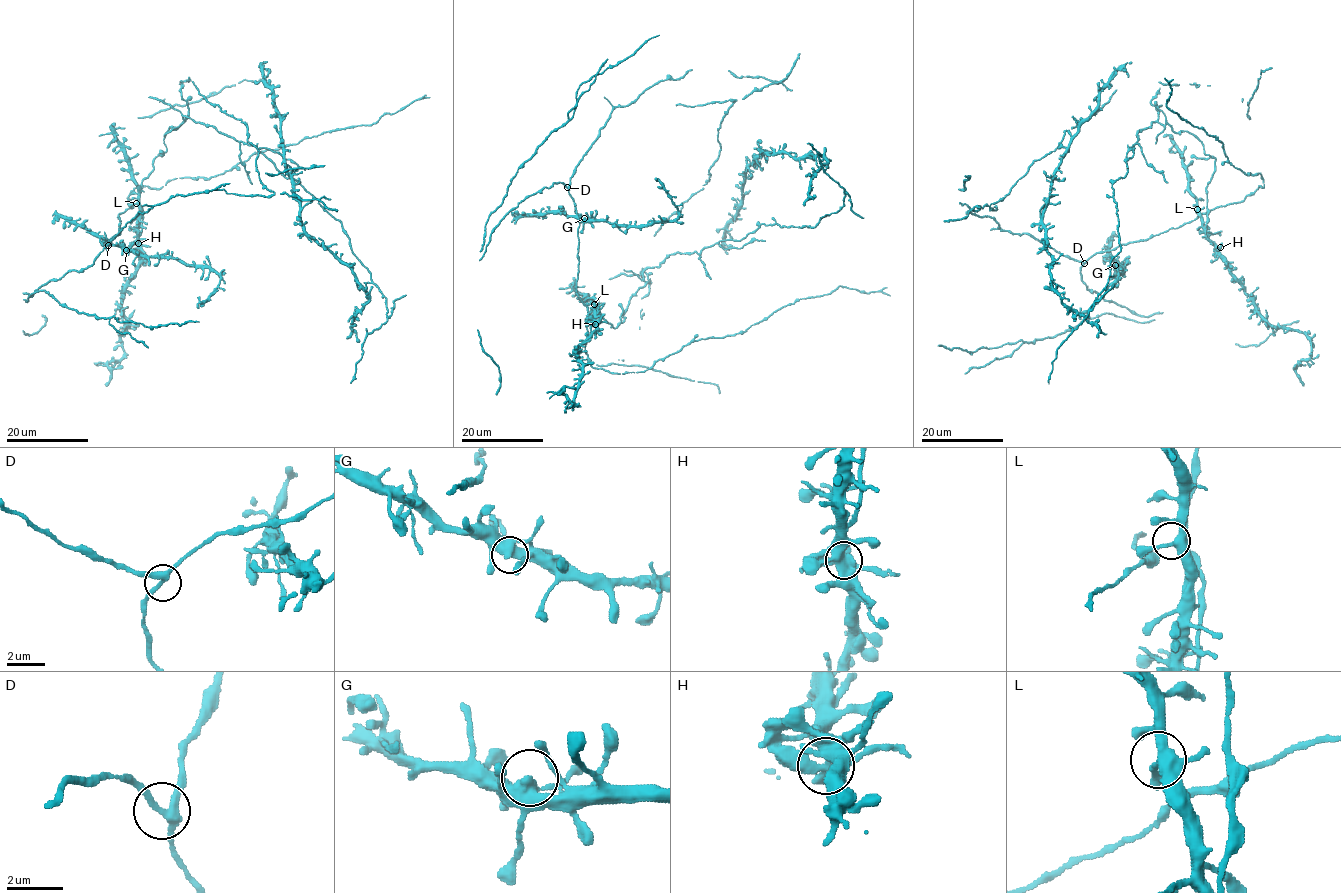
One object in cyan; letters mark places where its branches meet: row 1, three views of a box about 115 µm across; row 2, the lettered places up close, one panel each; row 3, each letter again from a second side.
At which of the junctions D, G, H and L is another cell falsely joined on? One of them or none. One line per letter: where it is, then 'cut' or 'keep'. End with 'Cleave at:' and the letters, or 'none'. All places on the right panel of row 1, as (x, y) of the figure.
D: (1084, 263) | keep
G: (1115, 265) | keep
H: (1220, 247) | cut
L: (1197, 209) | keep
Cleave at: H

